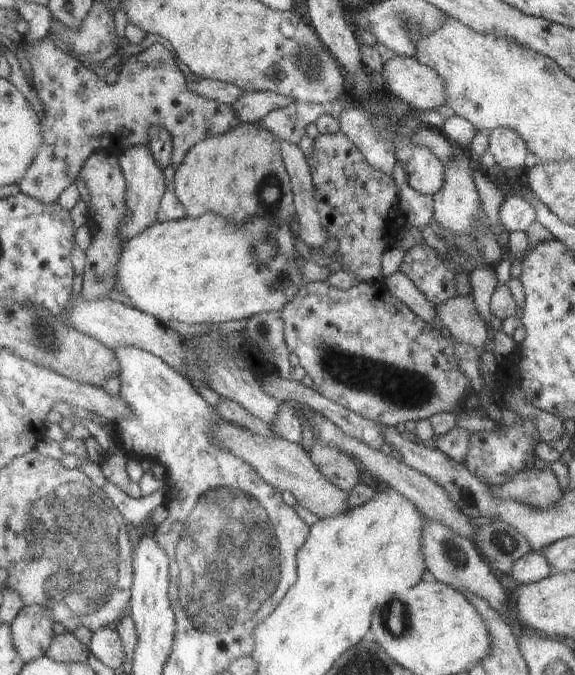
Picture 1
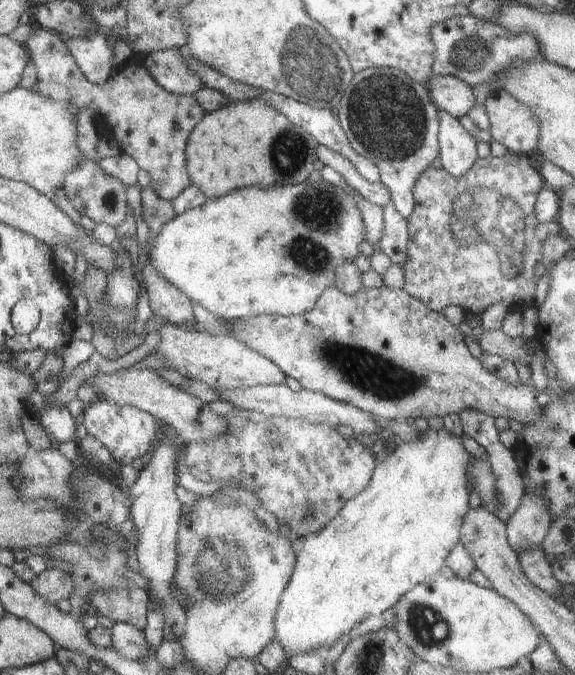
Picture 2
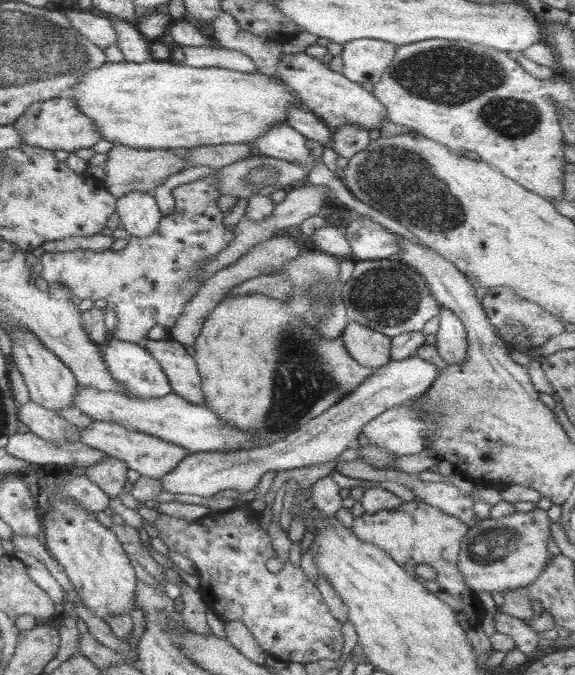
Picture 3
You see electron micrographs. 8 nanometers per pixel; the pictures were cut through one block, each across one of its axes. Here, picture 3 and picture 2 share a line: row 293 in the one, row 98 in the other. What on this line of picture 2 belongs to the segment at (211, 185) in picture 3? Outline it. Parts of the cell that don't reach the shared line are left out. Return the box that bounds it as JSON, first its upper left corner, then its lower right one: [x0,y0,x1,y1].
[24,27,205,202]

